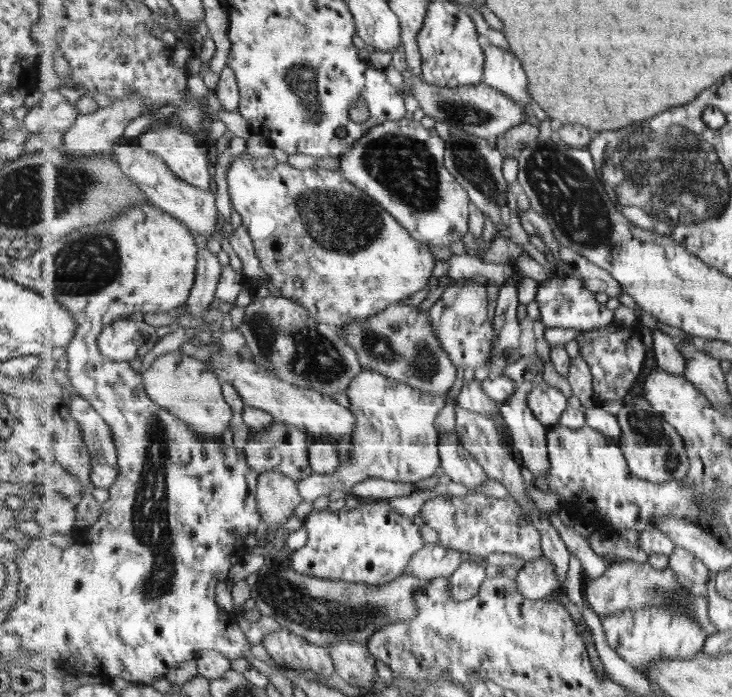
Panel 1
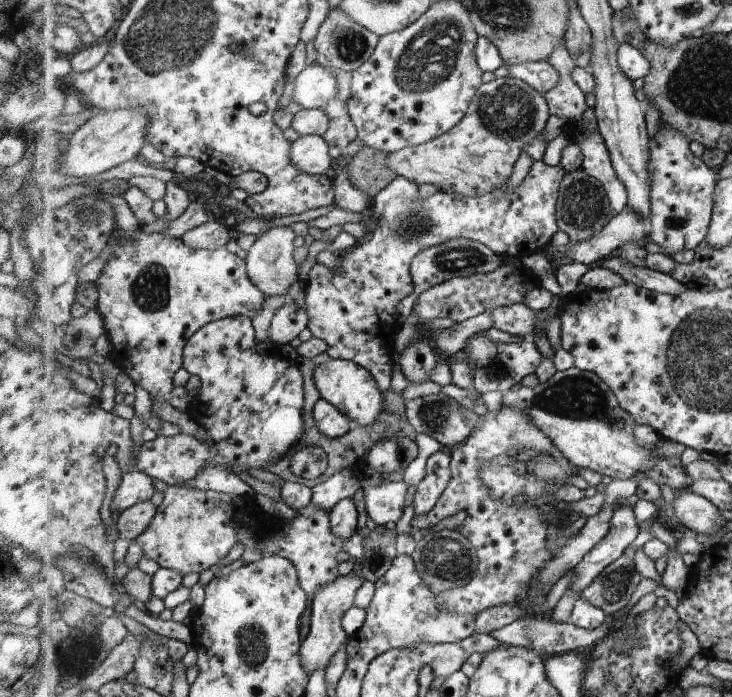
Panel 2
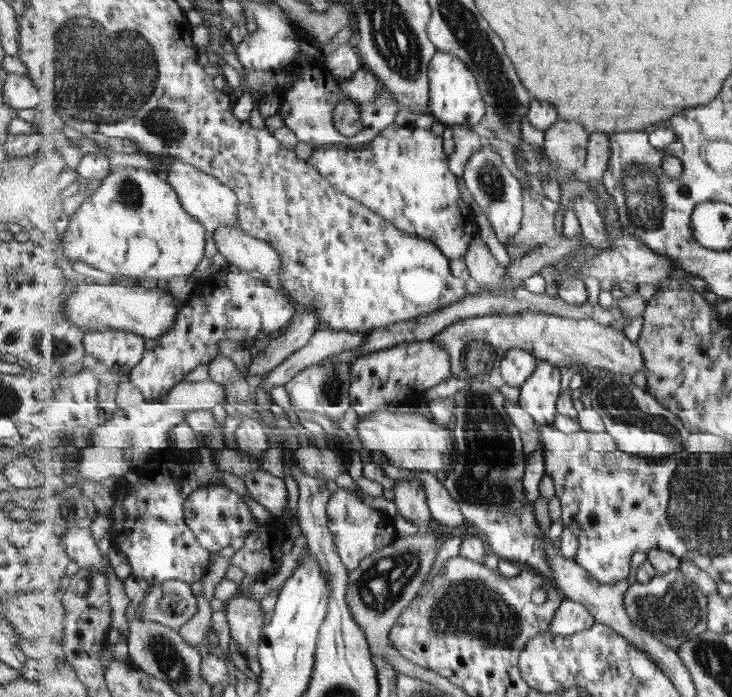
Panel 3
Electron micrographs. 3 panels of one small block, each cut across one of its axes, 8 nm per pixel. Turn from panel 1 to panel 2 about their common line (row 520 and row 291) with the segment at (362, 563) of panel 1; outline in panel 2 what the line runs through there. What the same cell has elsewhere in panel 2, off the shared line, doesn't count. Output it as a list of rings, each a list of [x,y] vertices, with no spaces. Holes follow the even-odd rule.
[[[355,139],[347,146],[342,154],[342,163],[336,167],[336,175],[332,180],[336,194],[335,206],[359,213],[368,206],[373,207],[373,216],[377,218],[377,221],[372,236],[368,241],[362,243],[361,248],[355,248],[341,257],[341,265],[330,269],[330,274],[327,276],[319,274],[317,278],[313,278],[313,272],[311,272],[311,280],[309,280],[304,302],[310,318],[308,328],[313,336],[327,342],[329,358],[355,361],[365,370],[370,370],[386,396],[391,390],[391,372],[393,372],[393,364],[396,360],[394,355],[397,354],[396,338],[403,325],[403,318],[399,315],[397,304],[401,300],[405,300],[407,296],[411,296],[411,292],[413,292],[411,265],[414,258],[426,248],[456,238],[482,242],[505,260],[519,260],[523,256],[537,254],[545,246],[551,249],[553,236],[560,229],[557,222],[557,203],[559,188],[567,172],[561,166],[552,167],[545,164],[545,161],[534,161],[527,176],[518,187],[512,190],[511,194],[506,193],[507,186],[503,186],[480,197],[460,197],[446,191],[438,191],[426,199],[419,198],[419,185],[416,182],[410,181],[403,175],[398,175],[371,201],[352,183],[350,177],[350,166],[356,154],[363,147],[364,142],[361,139]]]

